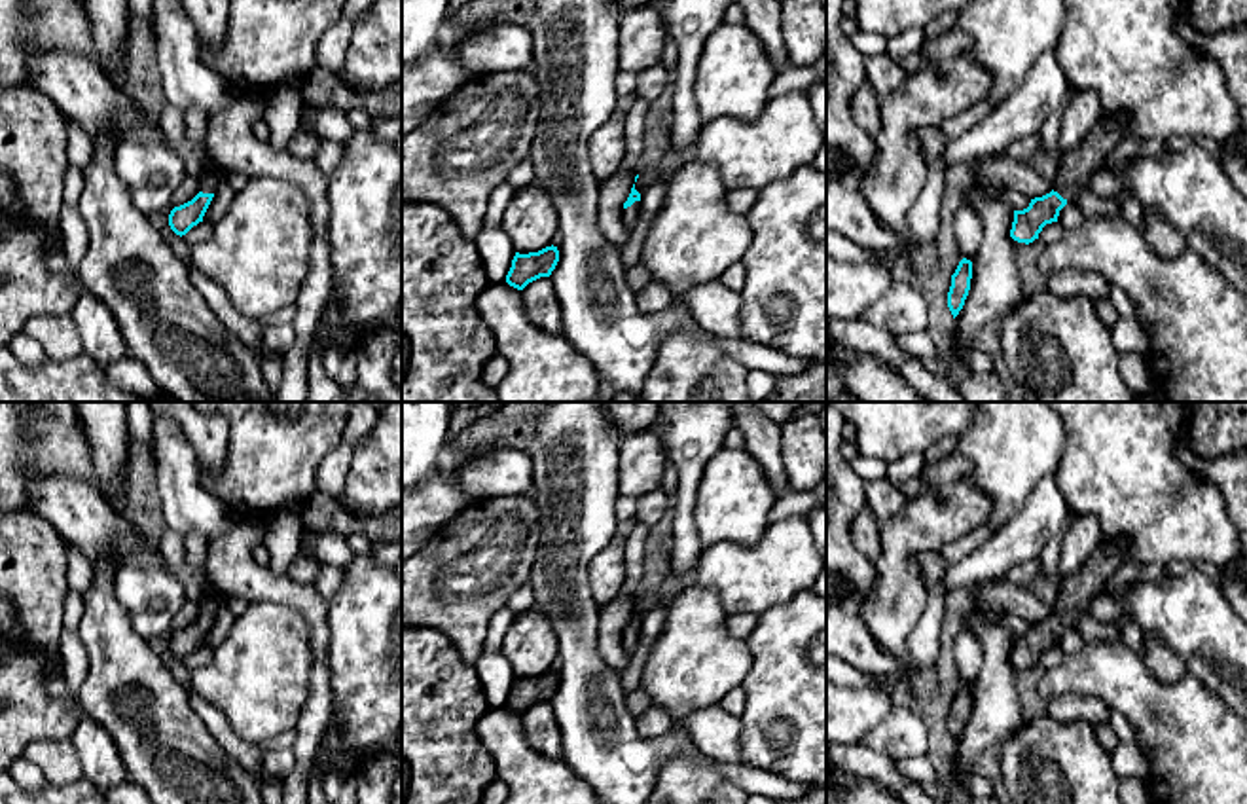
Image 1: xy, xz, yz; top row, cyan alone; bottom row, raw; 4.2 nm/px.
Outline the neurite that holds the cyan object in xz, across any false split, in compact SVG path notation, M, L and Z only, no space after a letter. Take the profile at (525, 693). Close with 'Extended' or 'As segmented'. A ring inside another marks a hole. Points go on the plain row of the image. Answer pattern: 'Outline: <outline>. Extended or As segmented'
Outline: M553 669L529 679L515 677L506 707L517 715L523 715L529 707L540 702L550 702L557 686L559 675Z. As segmented

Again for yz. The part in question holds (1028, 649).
Outline: M1128 540L1101 542L1086 563L1073 575L1063 576L1054 614L1031 624L1023 635L1014 635L1010 662L1018 667L1033 667L1046 649L1057 647L1059 635L1084 612L1092 599L1128 561Z. Extended

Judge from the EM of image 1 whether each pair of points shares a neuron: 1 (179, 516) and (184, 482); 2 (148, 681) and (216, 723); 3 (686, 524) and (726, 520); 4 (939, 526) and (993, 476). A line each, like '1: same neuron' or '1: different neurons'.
1: same neuron
2: different neurons
3: different neurons
4: different neurons

